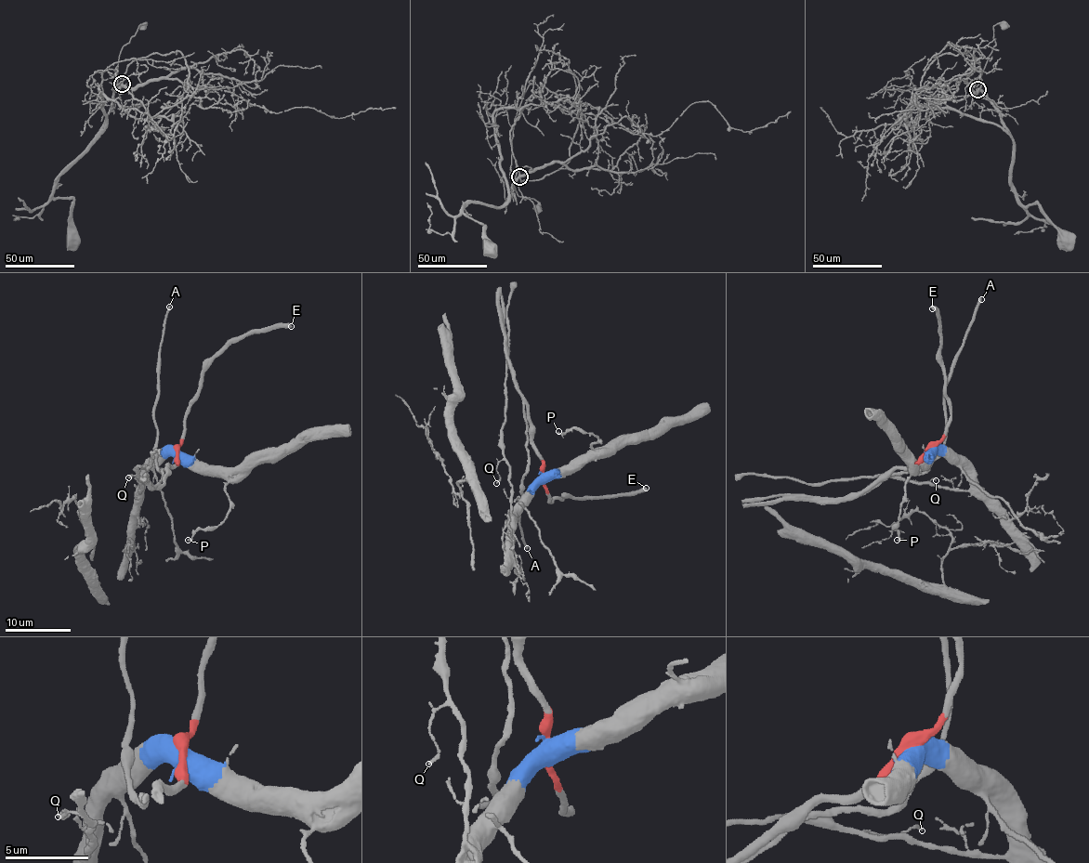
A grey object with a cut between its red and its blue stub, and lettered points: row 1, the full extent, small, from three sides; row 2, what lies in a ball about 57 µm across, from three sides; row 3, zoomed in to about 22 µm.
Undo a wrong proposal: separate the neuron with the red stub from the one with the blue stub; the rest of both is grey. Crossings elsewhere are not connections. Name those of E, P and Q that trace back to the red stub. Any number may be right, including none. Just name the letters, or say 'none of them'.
E

